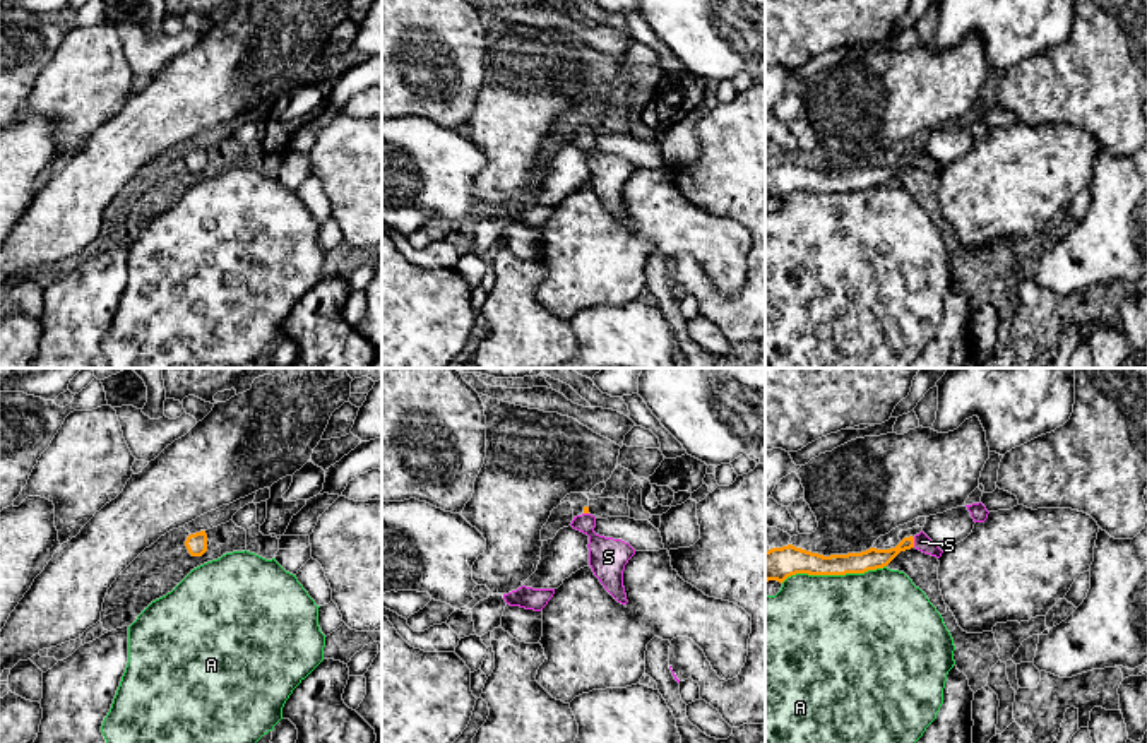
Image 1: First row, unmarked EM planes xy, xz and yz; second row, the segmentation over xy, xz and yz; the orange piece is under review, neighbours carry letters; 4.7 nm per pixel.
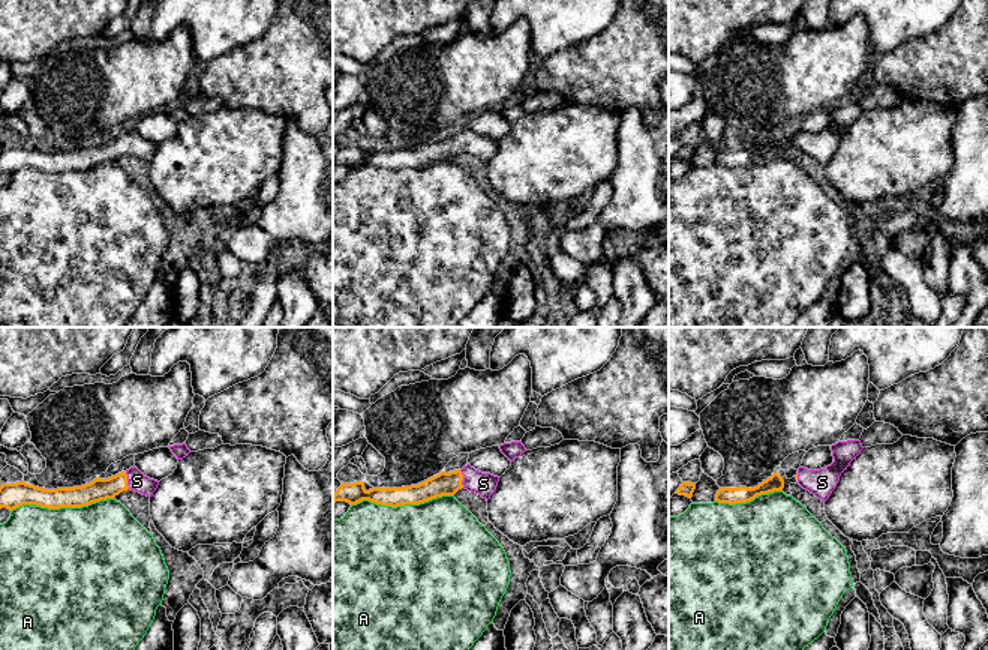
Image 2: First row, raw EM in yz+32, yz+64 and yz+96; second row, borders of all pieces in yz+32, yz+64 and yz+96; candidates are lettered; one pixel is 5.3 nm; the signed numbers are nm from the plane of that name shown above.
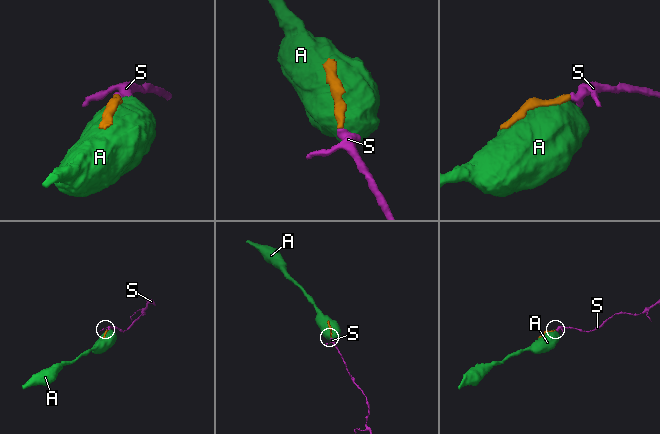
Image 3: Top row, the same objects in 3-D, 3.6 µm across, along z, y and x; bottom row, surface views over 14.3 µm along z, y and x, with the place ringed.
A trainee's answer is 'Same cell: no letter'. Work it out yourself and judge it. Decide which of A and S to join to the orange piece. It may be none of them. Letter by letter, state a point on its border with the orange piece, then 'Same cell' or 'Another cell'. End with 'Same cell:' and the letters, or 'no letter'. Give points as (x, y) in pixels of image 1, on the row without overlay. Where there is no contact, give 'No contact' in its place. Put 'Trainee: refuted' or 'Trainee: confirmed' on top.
Trainee: refuted
A: Touches orange at yz (832, 190). Another cell
S: Touches orange at yz (913, 160). Same cell
Same cell: S

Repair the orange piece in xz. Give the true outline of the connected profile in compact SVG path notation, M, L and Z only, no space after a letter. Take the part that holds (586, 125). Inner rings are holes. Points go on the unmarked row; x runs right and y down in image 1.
M584 123L582 132L574 134L570 142L589 152L589 181L594 192L618 219L627 221L623 187L635 166L621 156L596 151L596 134L589 130L589 123Z

